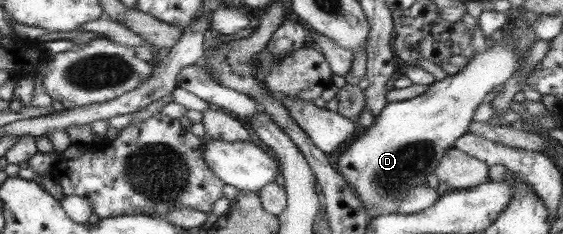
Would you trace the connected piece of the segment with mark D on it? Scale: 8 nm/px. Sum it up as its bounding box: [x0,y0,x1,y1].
[337,31,518,214]

